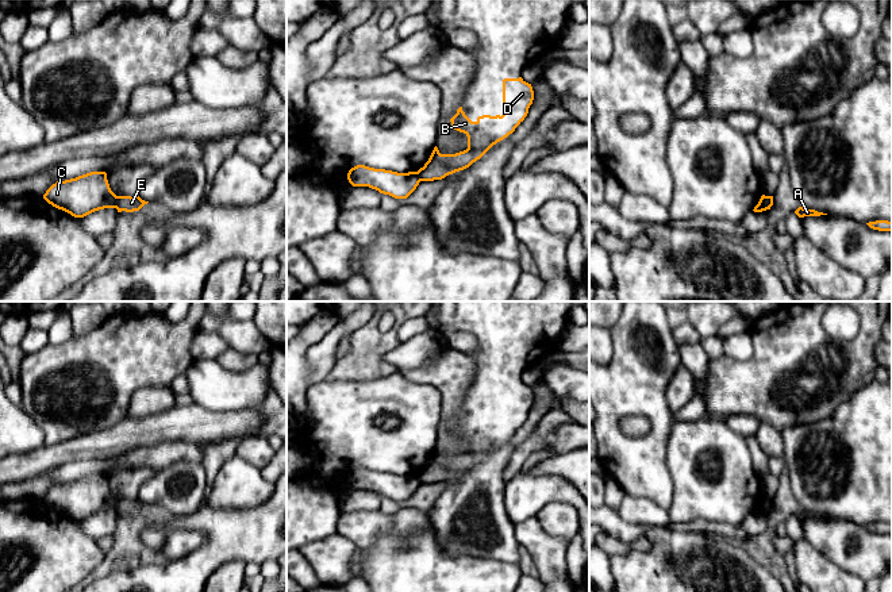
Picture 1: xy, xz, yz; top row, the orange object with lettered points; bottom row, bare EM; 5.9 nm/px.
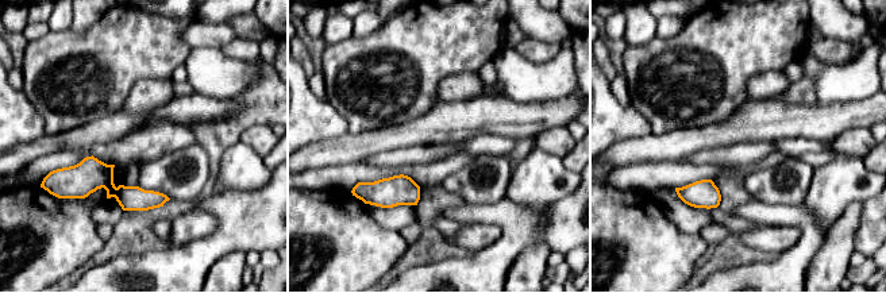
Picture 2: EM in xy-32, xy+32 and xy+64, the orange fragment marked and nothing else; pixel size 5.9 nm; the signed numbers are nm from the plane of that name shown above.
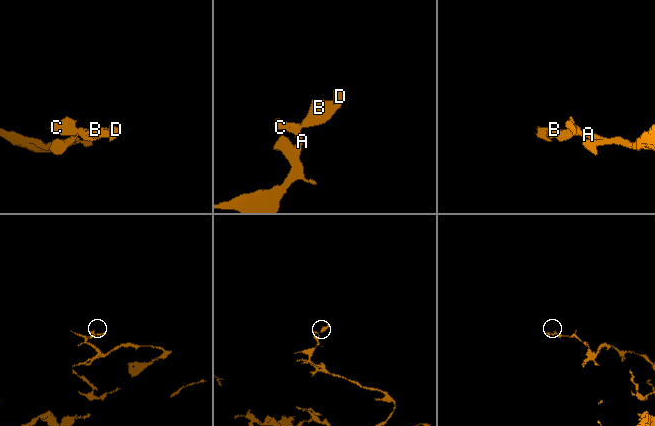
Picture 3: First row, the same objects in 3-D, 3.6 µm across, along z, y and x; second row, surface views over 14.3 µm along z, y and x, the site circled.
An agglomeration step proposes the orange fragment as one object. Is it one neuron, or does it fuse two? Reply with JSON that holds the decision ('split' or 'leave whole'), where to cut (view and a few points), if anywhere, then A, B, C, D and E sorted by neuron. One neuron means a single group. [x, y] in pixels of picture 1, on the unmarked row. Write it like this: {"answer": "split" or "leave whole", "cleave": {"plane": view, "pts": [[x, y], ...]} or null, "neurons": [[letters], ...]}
{"answer": "split", "cleave": {"plane": "xy", "pts": [[118, 499], [115, 510]]}, "neurons": [["A", "C"], ["B", "D", "E"]]}

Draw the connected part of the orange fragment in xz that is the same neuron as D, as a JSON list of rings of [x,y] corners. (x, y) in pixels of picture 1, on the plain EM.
[[[519,381],[503,383],[503,418],[482,418],[472,424],[462,410],[450,422],[451,430],[468,439],[468,451],[455,457],[441,457],[435,449],[428,464],[418,473],[420,484],[442,483],[469,470],[493,447],[507,441],[524,423],[534,403],[531,387]]]

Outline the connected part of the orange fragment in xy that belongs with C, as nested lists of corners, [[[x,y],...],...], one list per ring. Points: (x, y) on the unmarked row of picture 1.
[[[91,474],[57,484],[43,501],[74,520],[84,520],[99,512],[116,511],[118,499],[111,493],[105,474]]]

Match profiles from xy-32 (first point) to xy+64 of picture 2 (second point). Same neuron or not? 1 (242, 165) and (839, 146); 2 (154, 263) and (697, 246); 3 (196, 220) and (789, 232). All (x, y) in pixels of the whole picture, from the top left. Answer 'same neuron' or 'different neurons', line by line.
1: different neurons
2: different neurons
3: same neuron

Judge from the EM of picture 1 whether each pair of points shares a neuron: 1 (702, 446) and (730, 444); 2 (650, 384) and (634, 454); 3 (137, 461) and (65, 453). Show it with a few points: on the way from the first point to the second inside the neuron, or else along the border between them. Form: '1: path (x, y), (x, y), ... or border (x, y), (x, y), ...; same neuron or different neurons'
1: path (708, 446), (723, 446); same neuron
2: path (650, 402), (656, 408), (656, 433), (652, 437); same neuron
3: border (142, 446), (135, 446), (111, 457); different neurons

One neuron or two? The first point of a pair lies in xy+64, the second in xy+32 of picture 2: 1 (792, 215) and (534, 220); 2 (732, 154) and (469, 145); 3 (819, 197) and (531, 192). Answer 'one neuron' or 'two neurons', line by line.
1: one neuron
2: two neurons
3: one neuron

